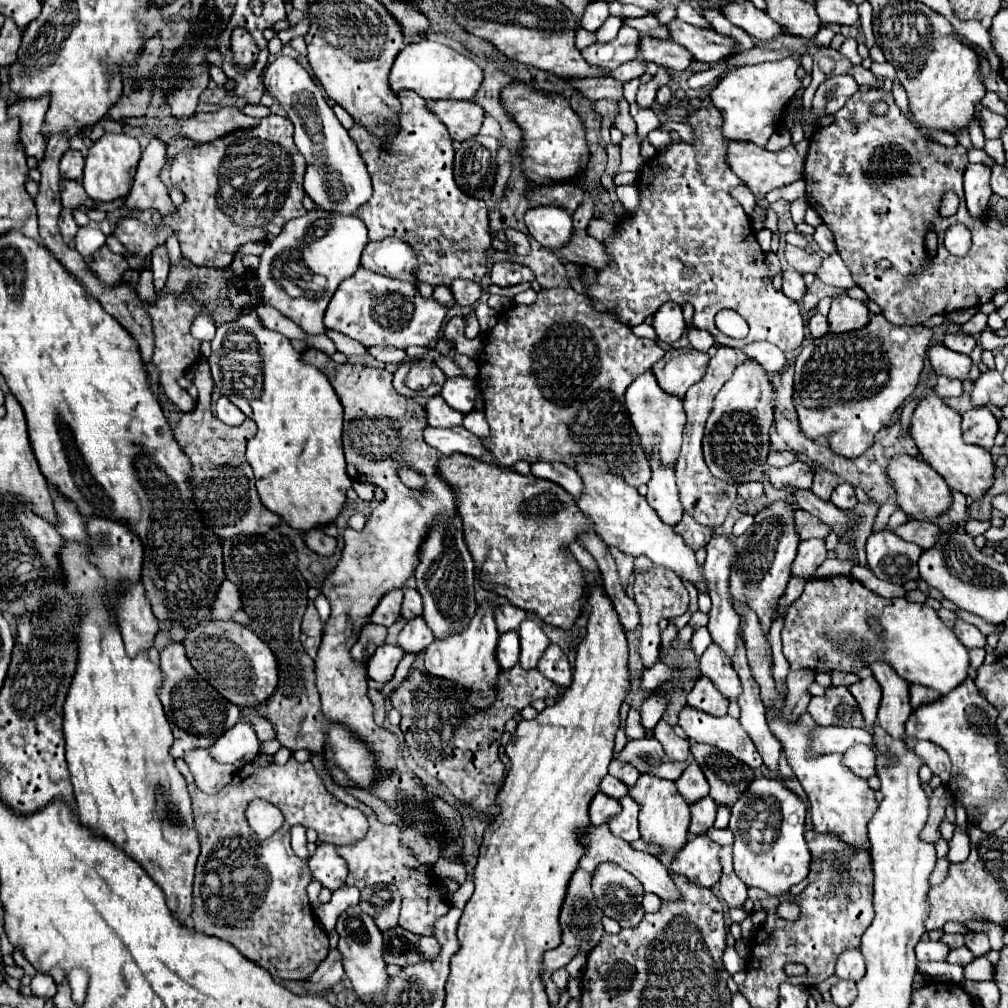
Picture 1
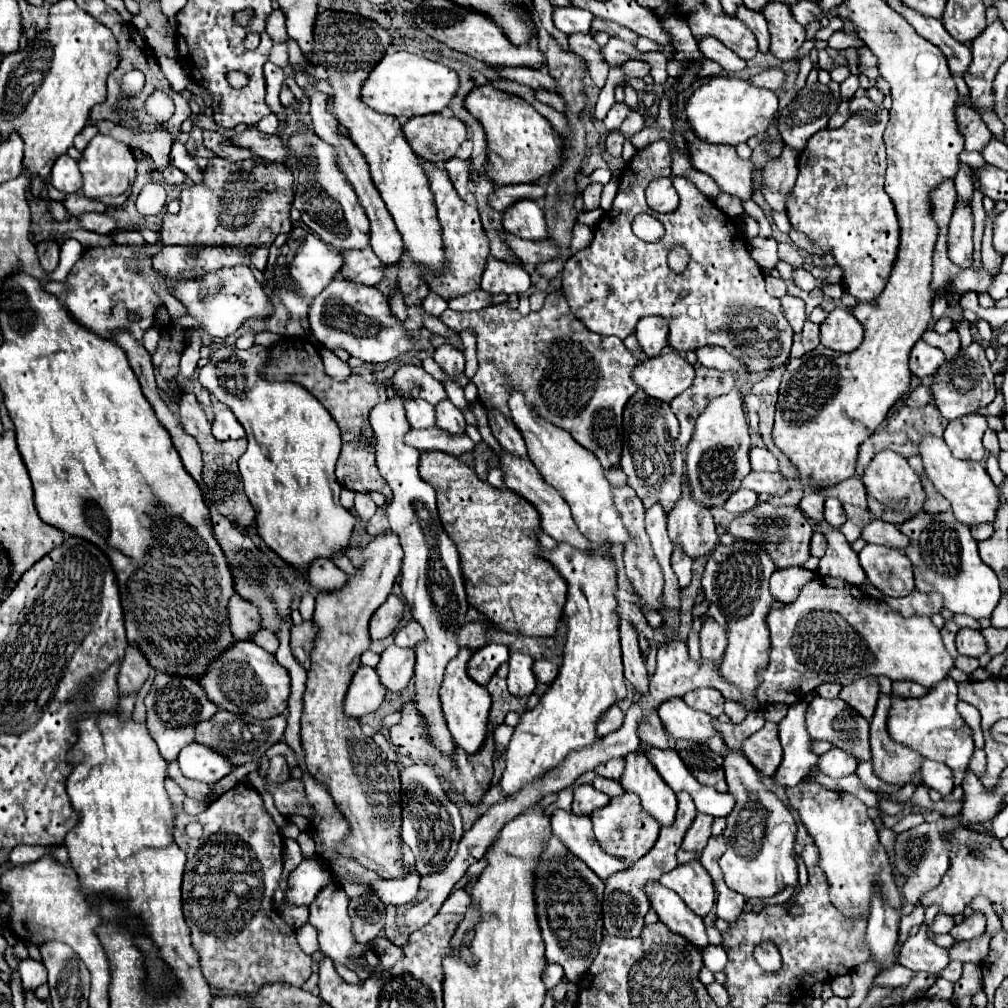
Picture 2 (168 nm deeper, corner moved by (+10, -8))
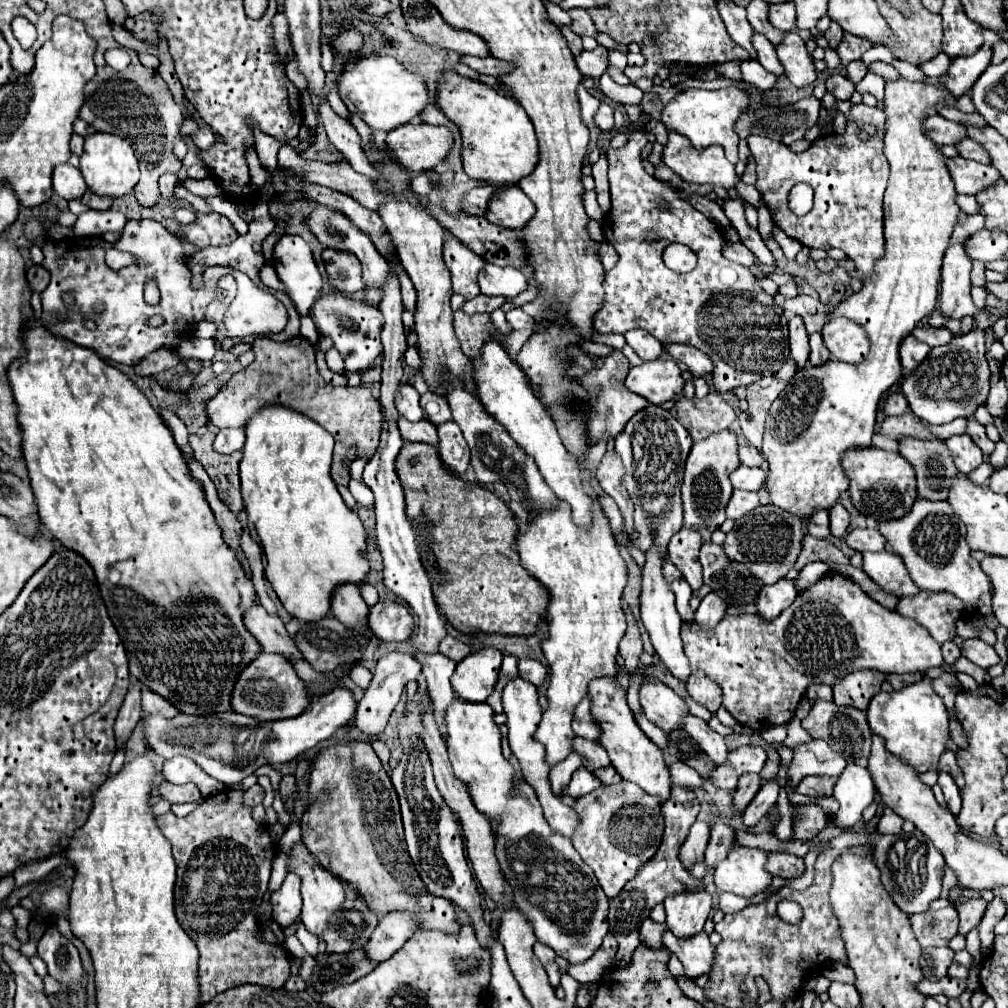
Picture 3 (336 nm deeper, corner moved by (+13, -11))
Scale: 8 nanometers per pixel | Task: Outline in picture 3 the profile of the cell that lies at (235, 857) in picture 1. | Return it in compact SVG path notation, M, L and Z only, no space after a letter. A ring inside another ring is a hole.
M223 789L221 793L207 797L193 813L187 817L177 817L175 813L165 813L157 817L161 833L173 845L173 857L177 861L177 883L175 883L175 915L181 927L191 935L199 949L199 985L203 993L203 1003L211 1001L215 995L237 987L241 983L255 983L273 989L281 989L291 977L289 955L283 945L267 943L261 939L259 929L259 905L269 887L271 863L277 853L273 839L267 829L263 829L251 815L251 807L243 805L241 789Z

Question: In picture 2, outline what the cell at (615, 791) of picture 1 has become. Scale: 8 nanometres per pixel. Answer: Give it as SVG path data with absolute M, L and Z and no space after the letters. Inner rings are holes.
M596 776L596 778L594 778L592 786L594 786L596 790L600 790L600 792L608 794L610 798L612 798L612 796L620 796L620 792L624 792L618 780L608 780L608 778L600 778L600 776Z

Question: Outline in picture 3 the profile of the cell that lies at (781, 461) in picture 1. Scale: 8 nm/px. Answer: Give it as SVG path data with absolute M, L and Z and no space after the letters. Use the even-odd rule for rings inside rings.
M741 445L739 447L739 459L743 465L751 465L751 467L761 467L765 463L763 455L753 445Z

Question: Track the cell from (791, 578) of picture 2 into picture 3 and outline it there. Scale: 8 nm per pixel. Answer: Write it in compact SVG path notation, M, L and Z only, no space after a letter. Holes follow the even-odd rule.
M781 579L769 587L763 587L759 593L759 599L757 599L757 613L761 617L765 617L767 621L771 621L793 603L797 593L799 591L797 591L793 579Z

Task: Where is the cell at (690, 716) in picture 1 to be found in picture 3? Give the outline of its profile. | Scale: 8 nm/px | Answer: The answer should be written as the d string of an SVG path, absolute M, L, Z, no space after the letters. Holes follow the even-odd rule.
M643 681L639 697L641 707L651 723L661 727L665 733L683 729L683 719L689 715L689 707L673 689L659 681Z

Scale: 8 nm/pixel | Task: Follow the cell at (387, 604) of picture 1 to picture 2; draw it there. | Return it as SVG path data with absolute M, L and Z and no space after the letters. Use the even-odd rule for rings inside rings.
M390 594L388 600L374 612L374 616L370 620L370 636L374 640L384 640L386 636L390 636L400 626L404 608L406 608L406 602L398 596Z

